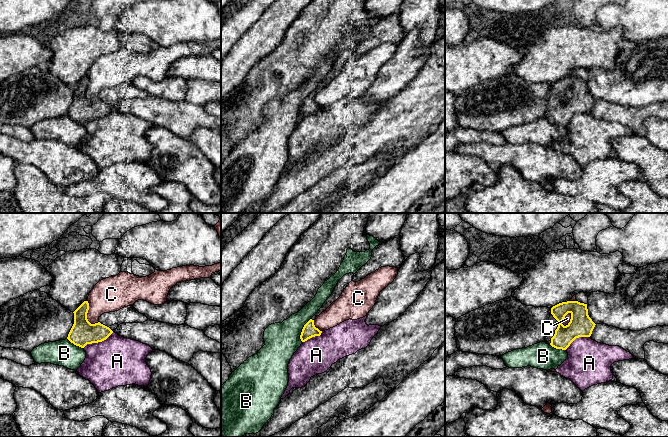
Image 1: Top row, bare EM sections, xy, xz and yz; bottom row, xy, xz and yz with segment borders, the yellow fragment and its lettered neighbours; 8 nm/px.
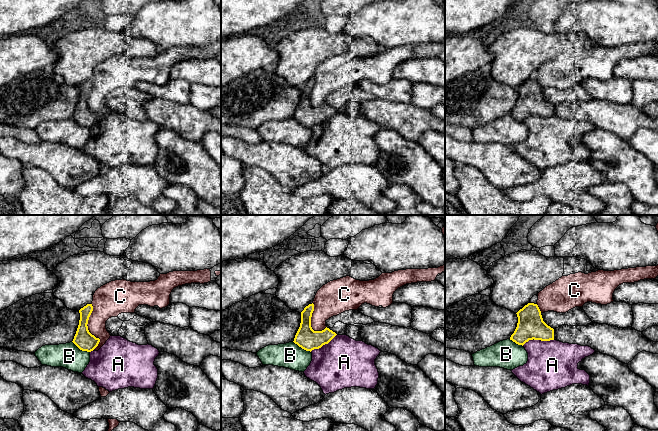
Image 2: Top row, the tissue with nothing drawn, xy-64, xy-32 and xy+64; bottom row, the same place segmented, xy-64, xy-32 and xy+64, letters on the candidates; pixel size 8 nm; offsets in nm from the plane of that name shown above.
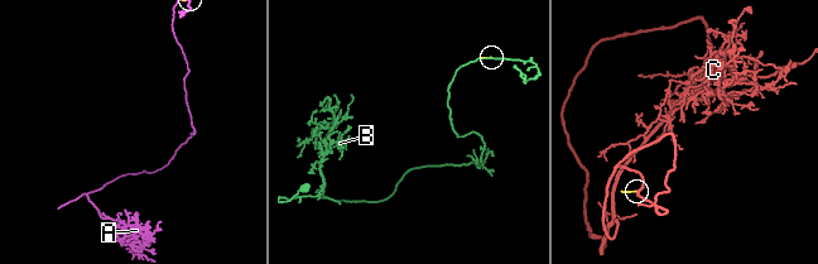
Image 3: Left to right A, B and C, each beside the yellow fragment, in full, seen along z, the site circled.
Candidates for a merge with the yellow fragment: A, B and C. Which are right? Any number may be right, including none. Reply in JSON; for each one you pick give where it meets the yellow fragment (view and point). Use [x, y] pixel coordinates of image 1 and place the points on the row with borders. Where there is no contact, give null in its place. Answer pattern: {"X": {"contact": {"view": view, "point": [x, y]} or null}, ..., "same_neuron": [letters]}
{"same_neuron": []}

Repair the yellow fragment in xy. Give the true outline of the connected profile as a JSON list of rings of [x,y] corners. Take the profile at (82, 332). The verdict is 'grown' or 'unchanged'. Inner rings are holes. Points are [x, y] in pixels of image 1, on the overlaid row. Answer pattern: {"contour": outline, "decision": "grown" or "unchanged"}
{"contour": [[[84,301],[73,313],[74,324],[67,339],[76,346],[84,348],[87,344],[106,340],[113,331],[100,322],[91,324],[87,319],[88,301]]], "decision": "unchanged"}

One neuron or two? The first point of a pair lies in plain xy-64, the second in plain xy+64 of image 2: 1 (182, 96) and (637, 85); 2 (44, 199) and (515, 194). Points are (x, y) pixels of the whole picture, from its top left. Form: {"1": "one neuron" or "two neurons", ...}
{"1": "two neurons", "2": "two neurons"}

